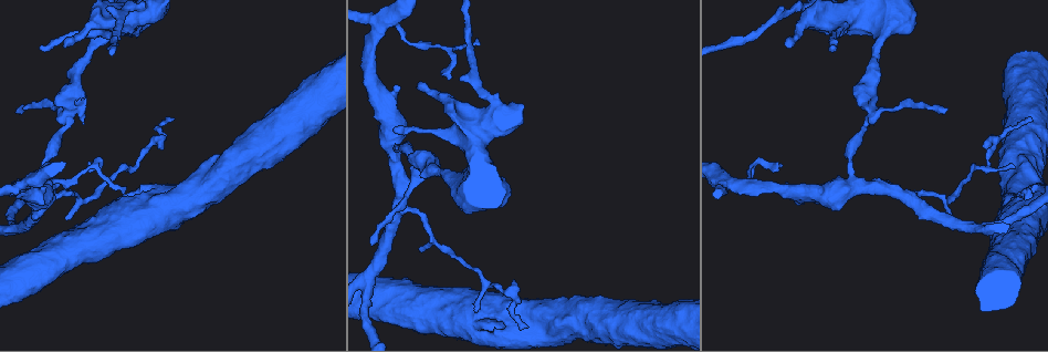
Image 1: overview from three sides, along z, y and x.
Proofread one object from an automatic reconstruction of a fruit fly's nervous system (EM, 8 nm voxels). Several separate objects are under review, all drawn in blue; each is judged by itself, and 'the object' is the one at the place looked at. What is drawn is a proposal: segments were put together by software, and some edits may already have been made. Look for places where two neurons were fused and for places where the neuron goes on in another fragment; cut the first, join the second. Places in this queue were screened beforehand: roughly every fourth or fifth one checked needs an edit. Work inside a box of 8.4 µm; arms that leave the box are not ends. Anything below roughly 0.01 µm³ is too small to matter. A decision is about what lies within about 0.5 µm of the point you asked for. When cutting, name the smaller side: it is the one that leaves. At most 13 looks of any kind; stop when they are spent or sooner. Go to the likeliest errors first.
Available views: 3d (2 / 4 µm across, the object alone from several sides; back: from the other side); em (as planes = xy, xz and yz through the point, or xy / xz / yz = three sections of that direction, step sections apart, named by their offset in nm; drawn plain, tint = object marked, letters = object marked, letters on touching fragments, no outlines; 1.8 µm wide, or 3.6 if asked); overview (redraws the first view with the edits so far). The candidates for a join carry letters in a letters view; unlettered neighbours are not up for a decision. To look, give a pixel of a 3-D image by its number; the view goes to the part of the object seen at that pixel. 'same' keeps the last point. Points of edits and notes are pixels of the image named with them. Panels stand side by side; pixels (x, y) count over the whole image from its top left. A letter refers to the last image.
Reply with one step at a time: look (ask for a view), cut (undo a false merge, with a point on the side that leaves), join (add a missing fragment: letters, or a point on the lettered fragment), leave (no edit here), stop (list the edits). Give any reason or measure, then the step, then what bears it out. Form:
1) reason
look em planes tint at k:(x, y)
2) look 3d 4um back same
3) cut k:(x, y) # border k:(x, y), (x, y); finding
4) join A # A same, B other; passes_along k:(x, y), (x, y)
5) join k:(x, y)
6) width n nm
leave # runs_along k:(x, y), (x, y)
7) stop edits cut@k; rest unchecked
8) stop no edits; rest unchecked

look 3d 4um at 1:(873, 113)

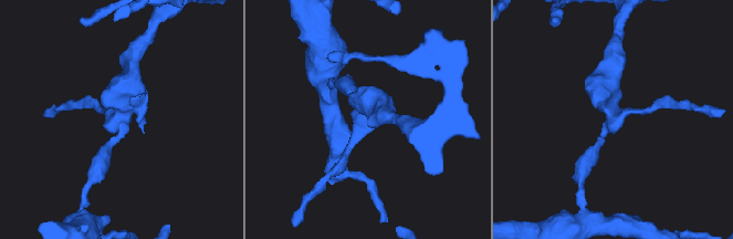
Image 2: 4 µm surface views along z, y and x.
arms 3
look em yz step 16 tint at 2:(614, 113)

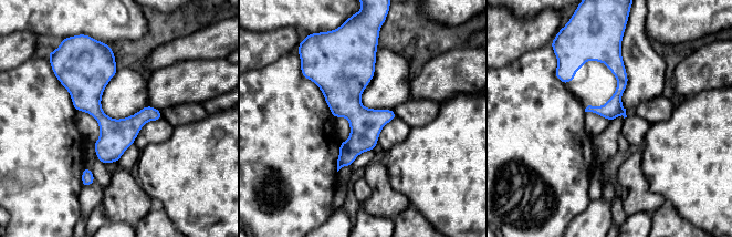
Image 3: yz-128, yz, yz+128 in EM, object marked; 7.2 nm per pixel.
cut it another way
look em planes letters same

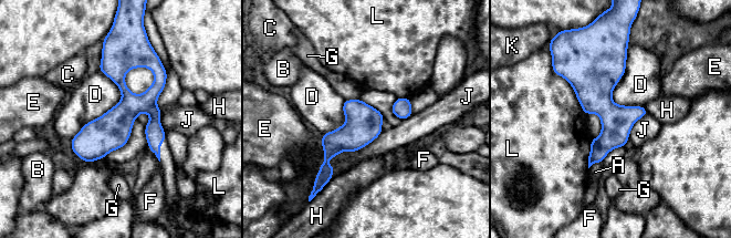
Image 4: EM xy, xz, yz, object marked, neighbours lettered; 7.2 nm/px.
width 240 nm
leave # A other, B other, C other, D other, E other, F other, G other, H other, J other, K other, L other; one neuron here

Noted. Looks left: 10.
look 3d 4um at 1:(890, 24)

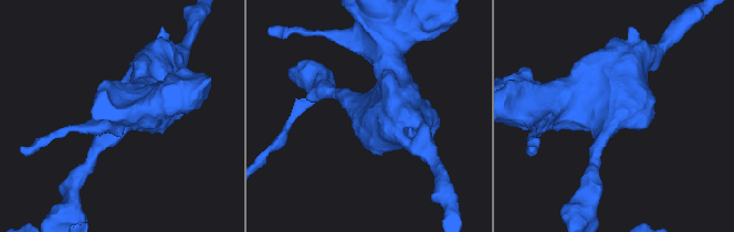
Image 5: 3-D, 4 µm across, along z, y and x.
need the tissue
look em 3.6um planes letters at 5:(368, 114)

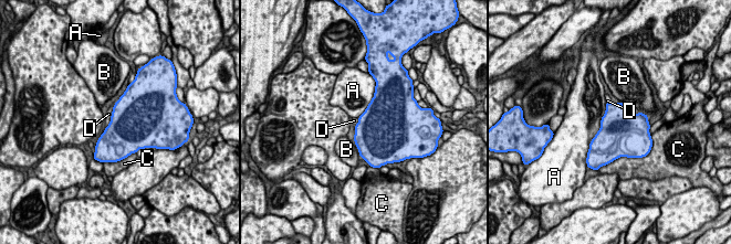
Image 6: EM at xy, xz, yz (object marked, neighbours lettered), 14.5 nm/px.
longest_contact A 800 nm
leave # A other, B other, C other, D other; border 6:(114, 105), (111, 120), (98, 138); all the same neuron

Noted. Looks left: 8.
an open end
look em planes letters at 1:(66, 47)

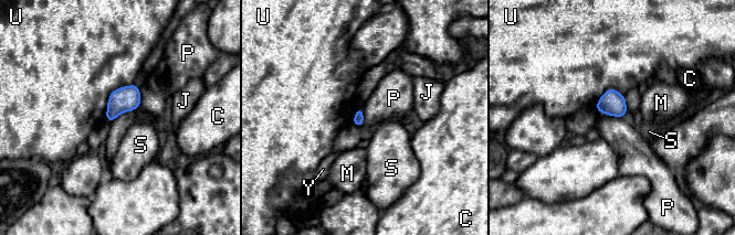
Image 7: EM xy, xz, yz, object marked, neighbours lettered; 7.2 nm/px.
leave # C other, J other, M other, P other, S other, U other, Y other; border 7:(137, 84), (140, 104), (109, 123); no lettered fragment goes on from it

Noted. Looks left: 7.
tapers out
look 3d 4um at 1:(524, 328)

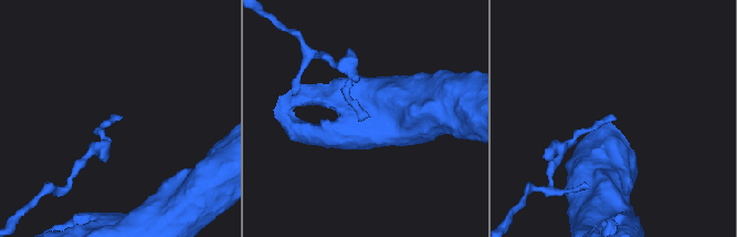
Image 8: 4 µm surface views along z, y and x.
look em xy step 8 letters at 8:(367, 115)

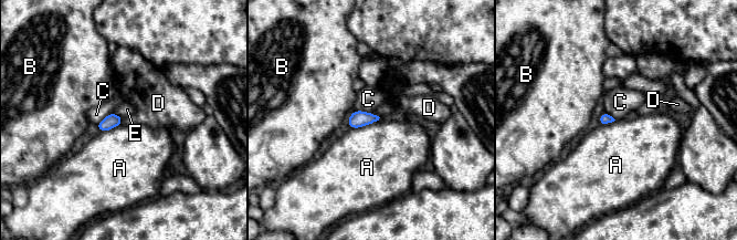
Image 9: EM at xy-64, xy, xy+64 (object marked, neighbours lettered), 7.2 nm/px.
look em planes letters same

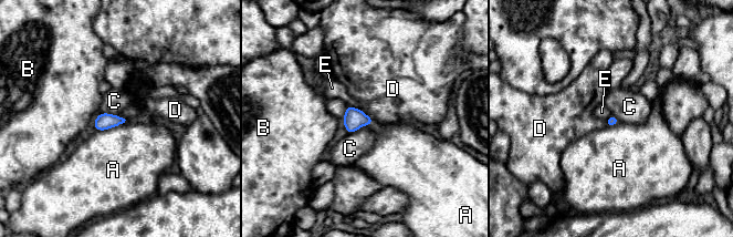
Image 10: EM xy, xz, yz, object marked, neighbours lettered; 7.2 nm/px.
width 80 nm
leave # A other, B other, C other, D other, E other; border 10:(346, 104), (359, 107), (370, 119); no lettered fragment goes on from it

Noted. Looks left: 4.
thin end
look 3d 4um at 1:(67, 219)

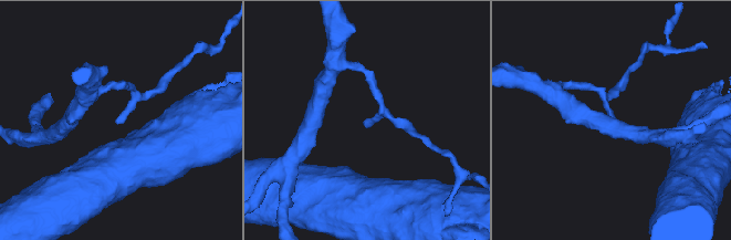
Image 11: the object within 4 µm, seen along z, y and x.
need the tissue
look em planes letters at 11:(120, 121)

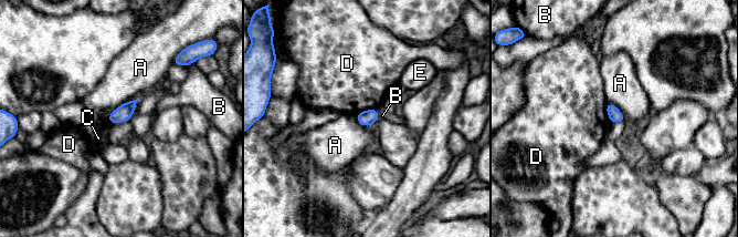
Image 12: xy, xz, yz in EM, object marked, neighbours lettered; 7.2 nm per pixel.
width 100 nm
leave # A other, B other, C other, D other, E other; no lettered fragment goes on from it

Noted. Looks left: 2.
stop no edits; rest unchecked

